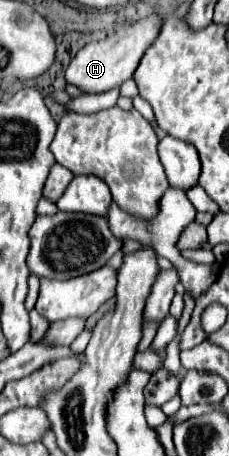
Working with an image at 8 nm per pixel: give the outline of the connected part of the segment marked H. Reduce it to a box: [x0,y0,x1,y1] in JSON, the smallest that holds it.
[66,17,162,95]

